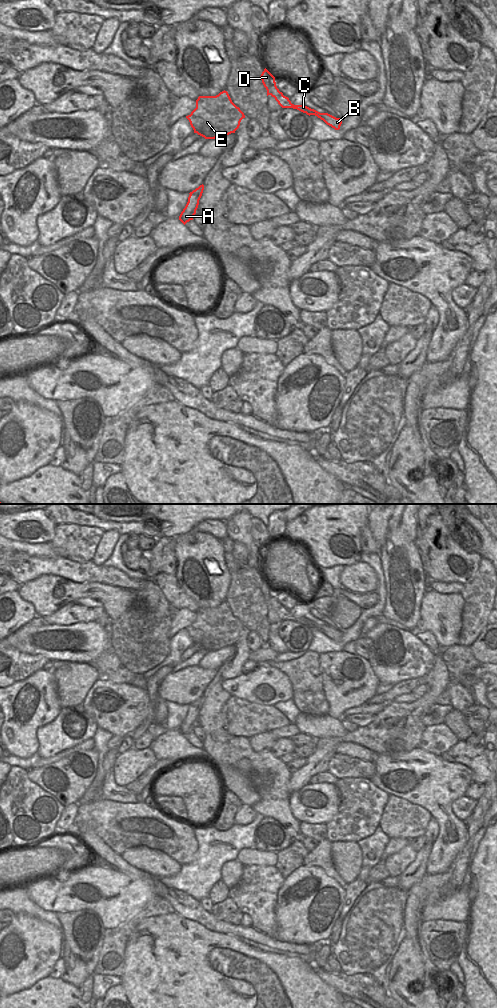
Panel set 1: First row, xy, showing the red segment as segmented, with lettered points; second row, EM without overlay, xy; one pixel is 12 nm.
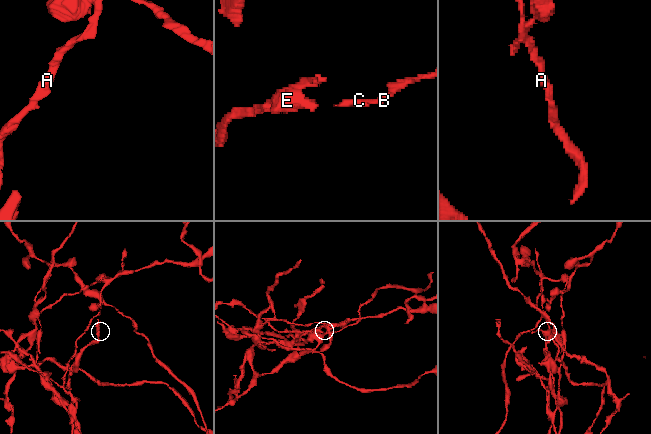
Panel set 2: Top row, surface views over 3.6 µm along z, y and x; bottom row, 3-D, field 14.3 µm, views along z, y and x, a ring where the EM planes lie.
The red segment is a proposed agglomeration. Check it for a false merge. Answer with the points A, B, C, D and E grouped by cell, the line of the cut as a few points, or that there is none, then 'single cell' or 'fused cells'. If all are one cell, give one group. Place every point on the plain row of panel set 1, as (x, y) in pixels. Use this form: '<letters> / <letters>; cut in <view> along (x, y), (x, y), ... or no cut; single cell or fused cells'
A D / B C E; cut in xy along (274, 593), (266, 600); fused cells

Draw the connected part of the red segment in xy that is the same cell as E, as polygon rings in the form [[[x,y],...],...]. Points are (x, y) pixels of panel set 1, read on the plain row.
[[[224,602],[216,608],[199,608],[196,620],[186,630],[194,645],[215,651],[235,645],[245,627]]]

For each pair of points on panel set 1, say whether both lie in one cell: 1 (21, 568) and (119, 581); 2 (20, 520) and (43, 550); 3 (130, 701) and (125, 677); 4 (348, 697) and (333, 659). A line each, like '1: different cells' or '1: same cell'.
1: same cell
2: different cells
3: different cells
4: same cell

